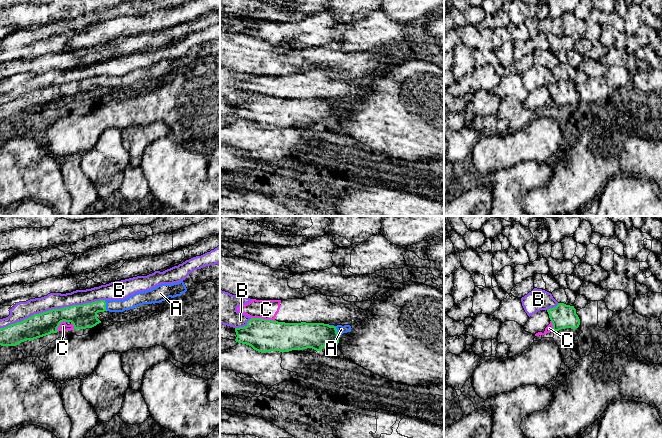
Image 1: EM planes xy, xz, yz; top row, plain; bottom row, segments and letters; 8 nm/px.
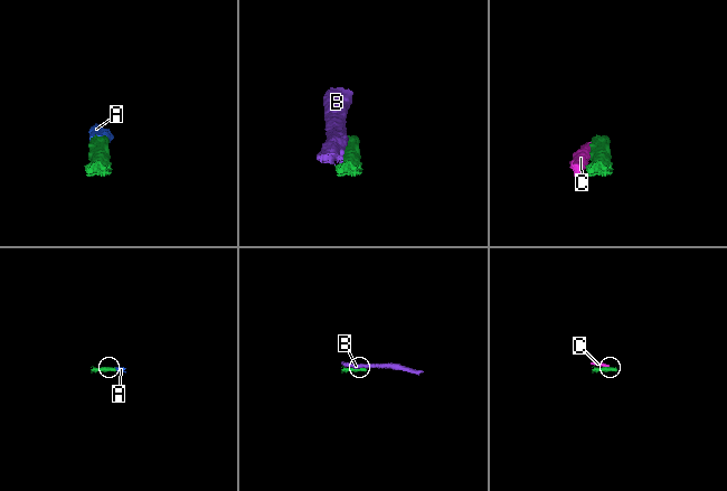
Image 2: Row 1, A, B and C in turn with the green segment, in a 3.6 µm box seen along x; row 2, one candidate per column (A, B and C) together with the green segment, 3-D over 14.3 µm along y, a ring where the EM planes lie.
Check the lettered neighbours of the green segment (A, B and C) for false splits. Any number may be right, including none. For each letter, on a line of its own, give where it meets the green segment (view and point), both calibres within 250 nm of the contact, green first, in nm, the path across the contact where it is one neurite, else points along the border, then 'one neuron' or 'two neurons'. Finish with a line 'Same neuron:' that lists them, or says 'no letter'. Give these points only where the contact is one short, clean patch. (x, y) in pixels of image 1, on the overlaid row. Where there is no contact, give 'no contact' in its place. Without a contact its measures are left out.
A: meets green in xz at (336, 329); 200 nm thick on the green side, 70 nm on the other; runs through xz (306, 335), (332, 333), (336, 329), (341, 329); one neuron
B: meets green in xy at (52, 309); 190 nm thick on the green side, 140 nm on the other; two neurons
C: meets green in xz at (263, 319); 260 nm thick on the green side, 160 nm on the other; two neurons
Same neuron: A

